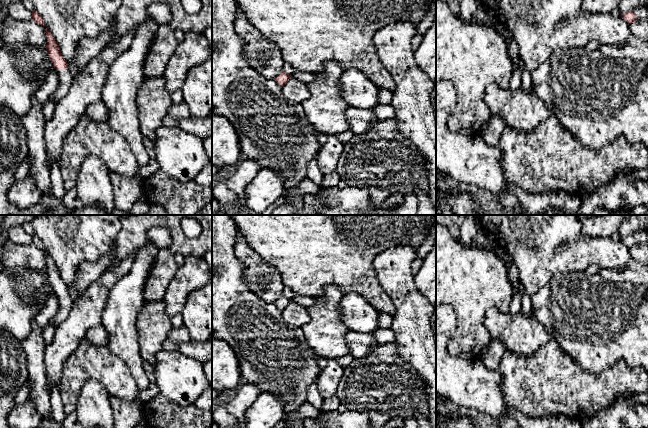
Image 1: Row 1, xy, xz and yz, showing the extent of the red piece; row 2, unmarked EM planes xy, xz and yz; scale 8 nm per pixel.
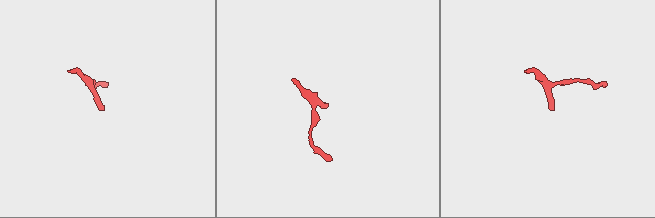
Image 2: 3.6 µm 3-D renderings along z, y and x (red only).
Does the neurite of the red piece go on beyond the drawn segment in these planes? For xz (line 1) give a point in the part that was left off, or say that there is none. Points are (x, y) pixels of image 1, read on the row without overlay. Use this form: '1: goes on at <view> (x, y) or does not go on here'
1: does not go on here

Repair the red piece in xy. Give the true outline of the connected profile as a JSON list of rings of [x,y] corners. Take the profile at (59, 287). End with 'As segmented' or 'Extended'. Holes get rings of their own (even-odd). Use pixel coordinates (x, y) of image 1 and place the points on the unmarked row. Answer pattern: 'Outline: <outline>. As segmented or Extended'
Outline: [[[46,252],[46,274],[48,276],[49,282],[53,287],[54,292],[57,294],[59,299],[59,310],[51,319],[52,322],[58,327],[64,320],[67,319],[74,300],[70,297],[68,293],[68,287],[61,278],[60,272],[55,265],[52,257]]]. Extended

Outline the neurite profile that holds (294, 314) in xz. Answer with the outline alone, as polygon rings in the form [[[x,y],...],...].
[[[293,301],[282,310],[282,317],[285,323],[299,328],[307,324],[310,319],[307,308]]]

